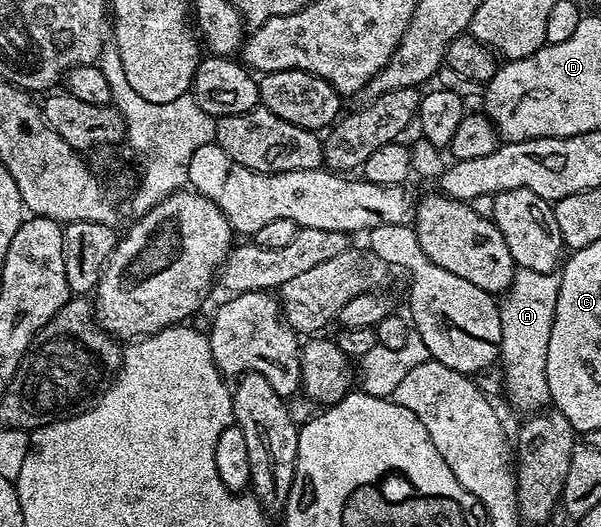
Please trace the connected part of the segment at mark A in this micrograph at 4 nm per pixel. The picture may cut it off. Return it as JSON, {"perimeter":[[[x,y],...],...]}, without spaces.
{"perimeter":[[[518,269],[510,280],[510,288],[500,297],[502,347],[500,366],[506,372],[506,397],[522,412],[529,415],[547,408],[550,401],[546,364],[548,335],[556,315],[559,274]]]}

